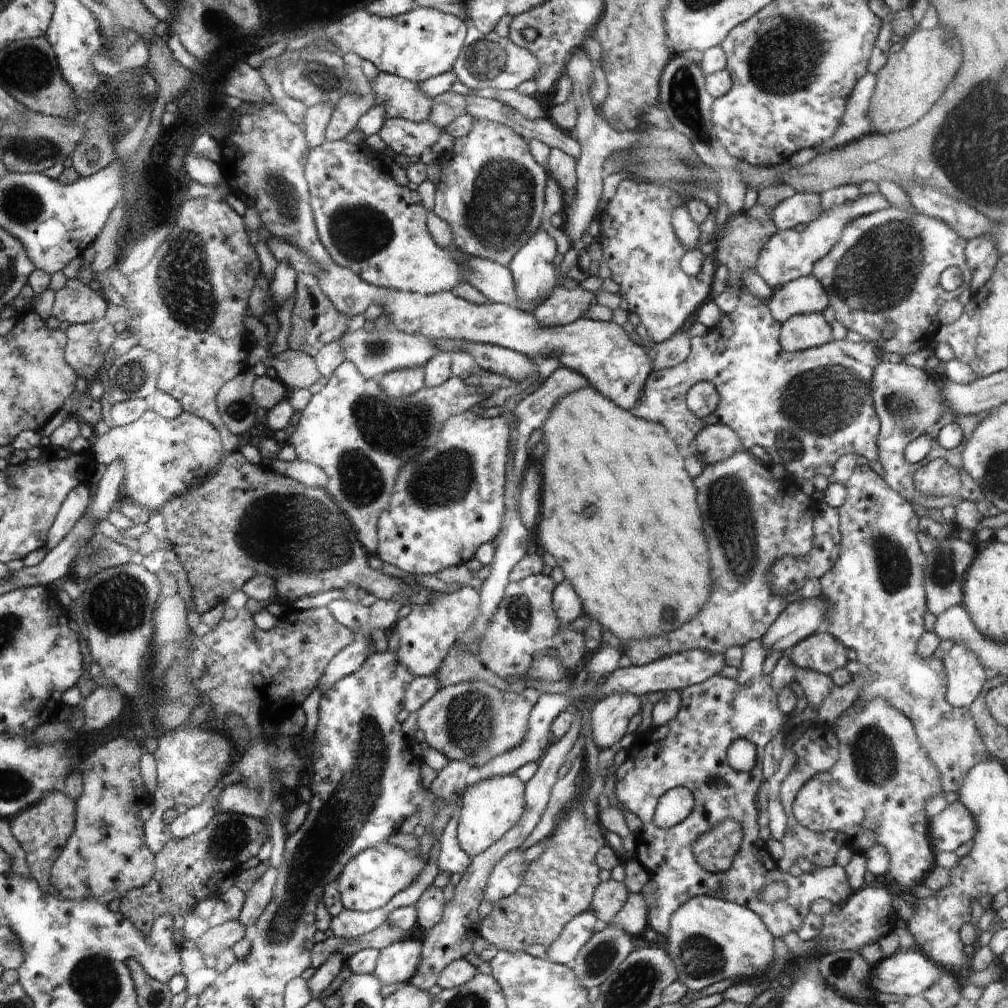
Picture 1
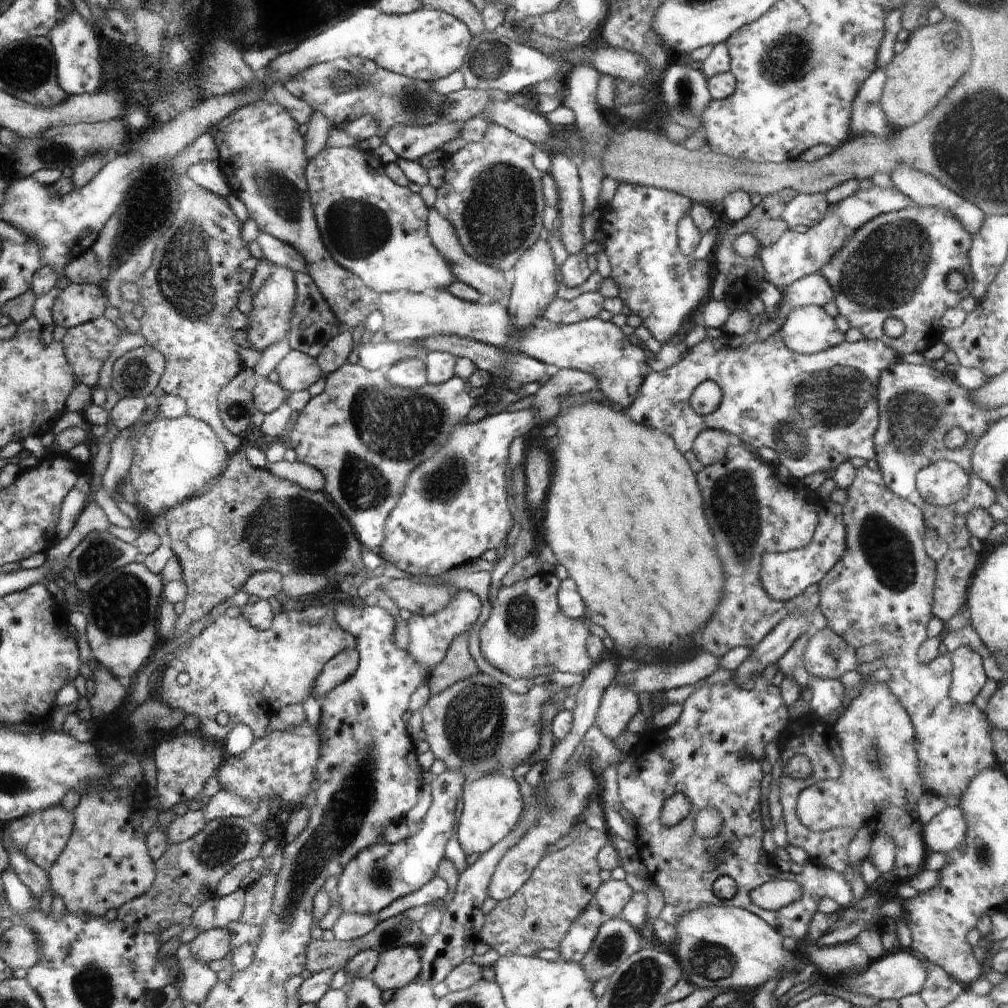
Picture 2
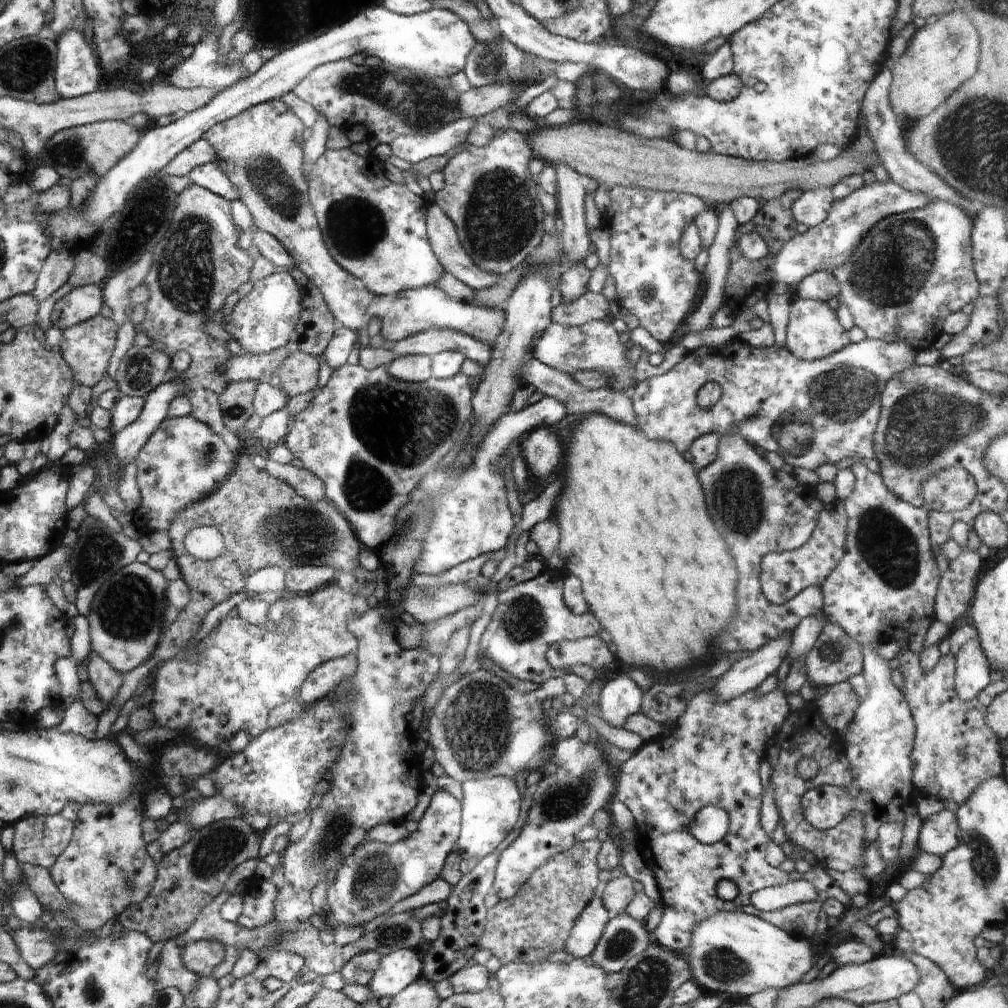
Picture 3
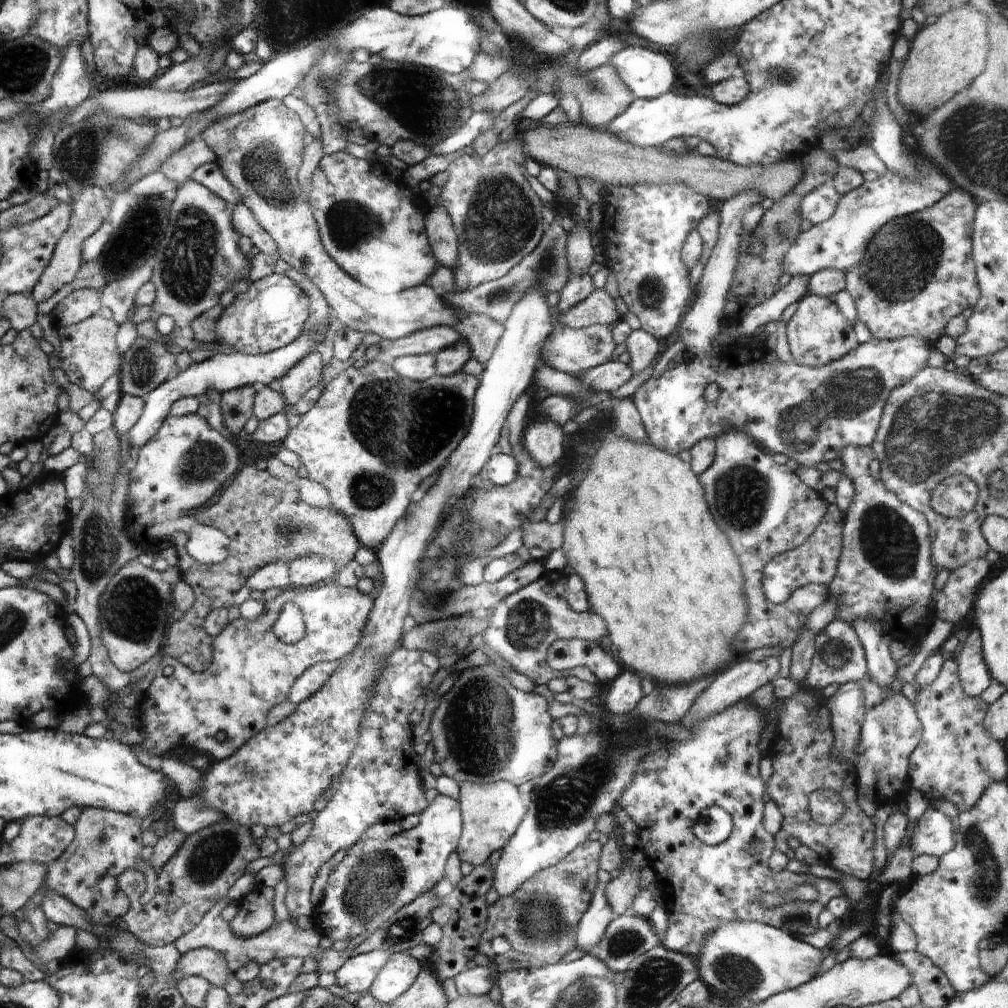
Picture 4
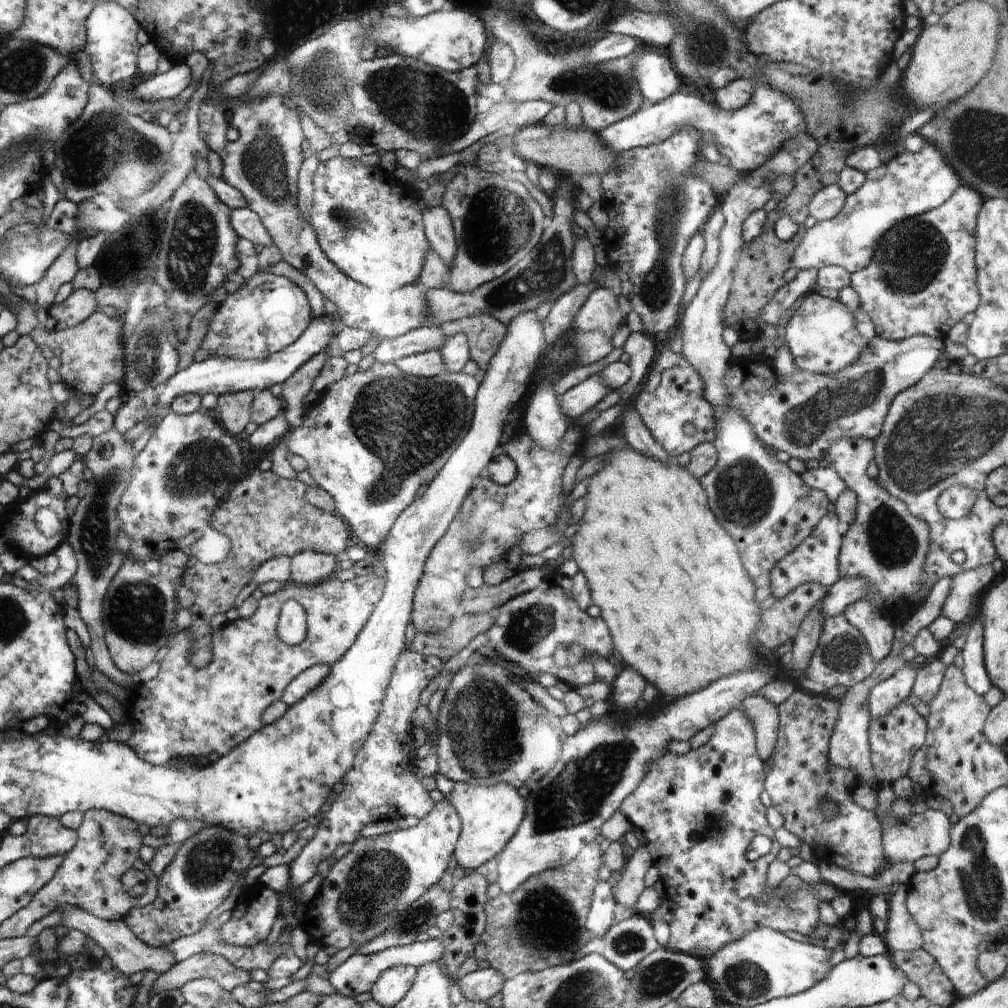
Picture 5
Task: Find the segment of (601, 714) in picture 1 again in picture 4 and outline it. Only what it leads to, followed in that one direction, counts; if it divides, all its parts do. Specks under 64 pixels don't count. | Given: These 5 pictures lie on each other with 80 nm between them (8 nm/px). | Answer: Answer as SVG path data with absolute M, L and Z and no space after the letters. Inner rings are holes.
M624 672L616 676L612 683L603 688L601 697L601 707L612 714L634 713L643 698L639 674Z

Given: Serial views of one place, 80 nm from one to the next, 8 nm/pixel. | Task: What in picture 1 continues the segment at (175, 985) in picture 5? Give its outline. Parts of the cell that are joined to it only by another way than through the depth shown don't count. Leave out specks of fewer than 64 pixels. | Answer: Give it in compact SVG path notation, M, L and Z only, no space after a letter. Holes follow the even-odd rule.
M230 921L217 927L210 927L196 941L202 955L221 955L225 950L232 947L244 936L249 936L249 930L239 921Z

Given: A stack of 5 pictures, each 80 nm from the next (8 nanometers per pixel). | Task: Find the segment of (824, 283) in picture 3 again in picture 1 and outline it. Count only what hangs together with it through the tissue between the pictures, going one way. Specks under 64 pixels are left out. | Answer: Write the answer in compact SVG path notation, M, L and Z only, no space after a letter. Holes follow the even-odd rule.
M810 274L775 289L767 305L774 320L782 324L794 315L822 313L829 306L829 296L818 279Z

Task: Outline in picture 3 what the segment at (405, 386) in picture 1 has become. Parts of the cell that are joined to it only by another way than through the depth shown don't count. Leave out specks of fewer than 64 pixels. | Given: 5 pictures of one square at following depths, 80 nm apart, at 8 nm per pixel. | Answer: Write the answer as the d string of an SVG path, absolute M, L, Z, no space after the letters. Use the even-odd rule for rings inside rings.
M406 355L396 357L386 365L390 376L407 383L423 383L431 377L431 357Z

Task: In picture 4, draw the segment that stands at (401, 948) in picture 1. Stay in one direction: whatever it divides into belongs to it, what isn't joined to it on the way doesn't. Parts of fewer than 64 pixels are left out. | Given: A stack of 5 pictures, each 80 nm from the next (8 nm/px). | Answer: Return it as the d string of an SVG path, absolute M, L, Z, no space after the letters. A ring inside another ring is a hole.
M391 953L369 990L378 1002L388 1004L402 996L422 970L421 963L407 953Z

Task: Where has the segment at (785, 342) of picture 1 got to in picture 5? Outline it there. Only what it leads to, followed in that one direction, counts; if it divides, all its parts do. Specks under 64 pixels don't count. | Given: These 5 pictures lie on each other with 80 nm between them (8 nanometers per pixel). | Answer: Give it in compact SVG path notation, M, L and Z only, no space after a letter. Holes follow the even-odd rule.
M816 290L809 292L800 308L794 310L788 324L781 328L781 335L792 354L794 365L813 374L842 373L842 368L856 362L860 352L869 344L869 340L858 333L855 317L848 308L844 308L838 299L820 296Z

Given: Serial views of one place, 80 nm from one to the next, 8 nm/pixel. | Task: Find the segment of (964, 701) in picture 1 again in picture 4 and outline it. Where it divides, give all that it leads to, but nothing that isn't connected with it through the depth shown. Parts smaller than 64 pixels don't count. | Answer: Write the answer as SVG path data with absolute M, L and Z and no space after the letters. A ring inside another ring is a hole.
M977 628L970 632L966 642L958 648L960 654L957 657L958 678L962 692L972 698L980 697L992 683L981 646L981 638Z

